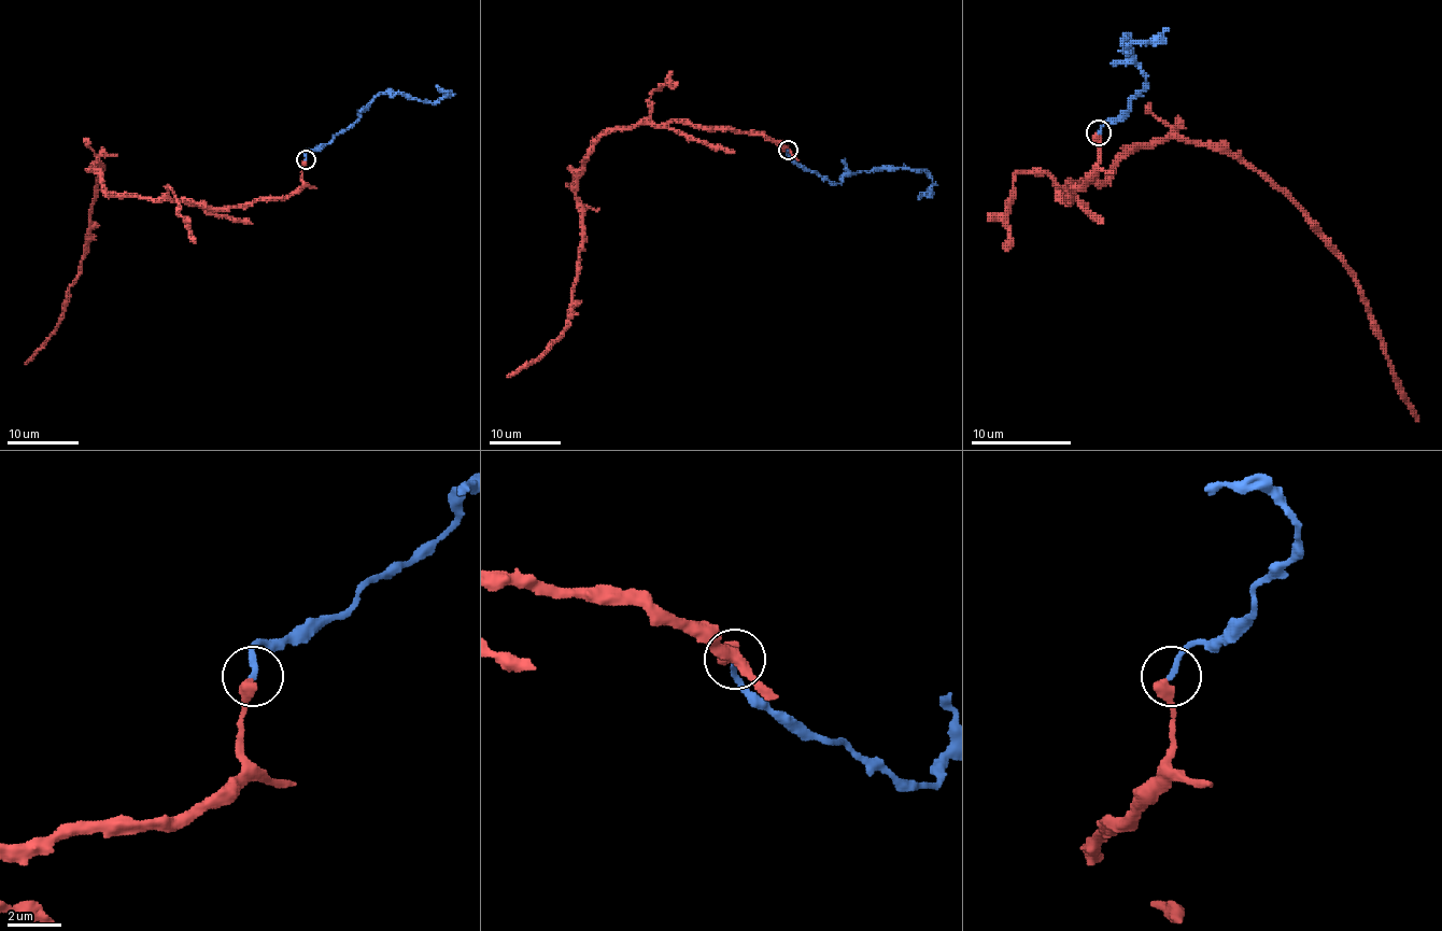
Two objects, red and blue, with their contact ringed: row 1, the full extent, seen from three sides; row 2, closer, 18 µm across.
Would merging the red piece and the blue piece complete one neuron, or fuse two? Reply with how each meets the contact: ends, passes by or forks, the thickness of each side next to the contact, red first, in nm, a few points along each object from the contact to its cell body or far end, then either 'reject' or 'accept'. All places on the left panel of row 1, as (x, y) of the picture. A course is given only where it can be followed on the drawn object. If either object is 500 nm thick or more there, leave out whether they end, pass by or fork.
red ends; blue ends; calibres 440 and 240 nm; course red (306, 159), (302, 184), (281, 199), (222, 208), (110, 195), (96, 163), (80, 270), (55, 333), (25, 364); course blue (306, 159), (308, 151), (322, 147), (349, 127), (377, 96), (406, 94), (437, 102), (450, 96), (436, 85); accept

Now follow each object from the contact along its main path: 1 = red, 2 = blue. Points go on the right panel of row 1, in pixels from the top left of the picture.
1: (1098, 133), (1098, 168), (1065, 200), (1141, 145), (1186, 138), (1273, 183), (1358, 288), (1418, 421)
2: (1098, 133), (1143, 88), (1145, 75), (1126, 41), (1126, 53), (1133, 43), (1148, 43), (1168, 28)

